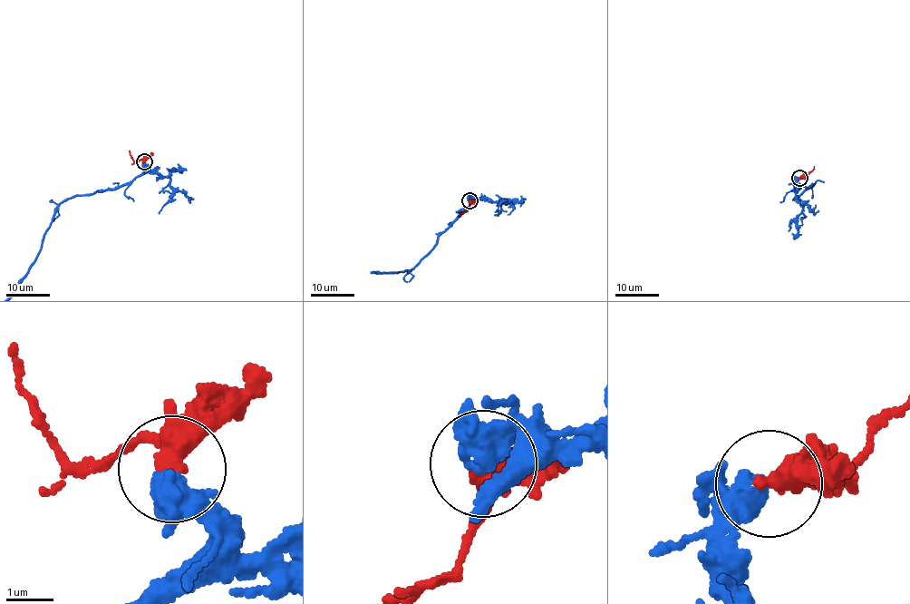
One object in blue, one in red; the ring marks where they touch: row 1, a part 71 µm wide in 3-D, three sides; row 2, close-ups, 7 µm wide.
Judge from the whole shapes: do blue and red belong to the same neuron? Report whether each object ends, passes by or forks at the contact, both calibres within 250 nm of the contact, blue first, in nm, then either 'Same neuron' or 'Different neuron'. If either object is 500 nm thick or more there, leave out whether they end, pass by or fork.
At the ring blue ends. At the ring red passes by. Thickness 480 nm (blue) against 380 nm. Same neuron

